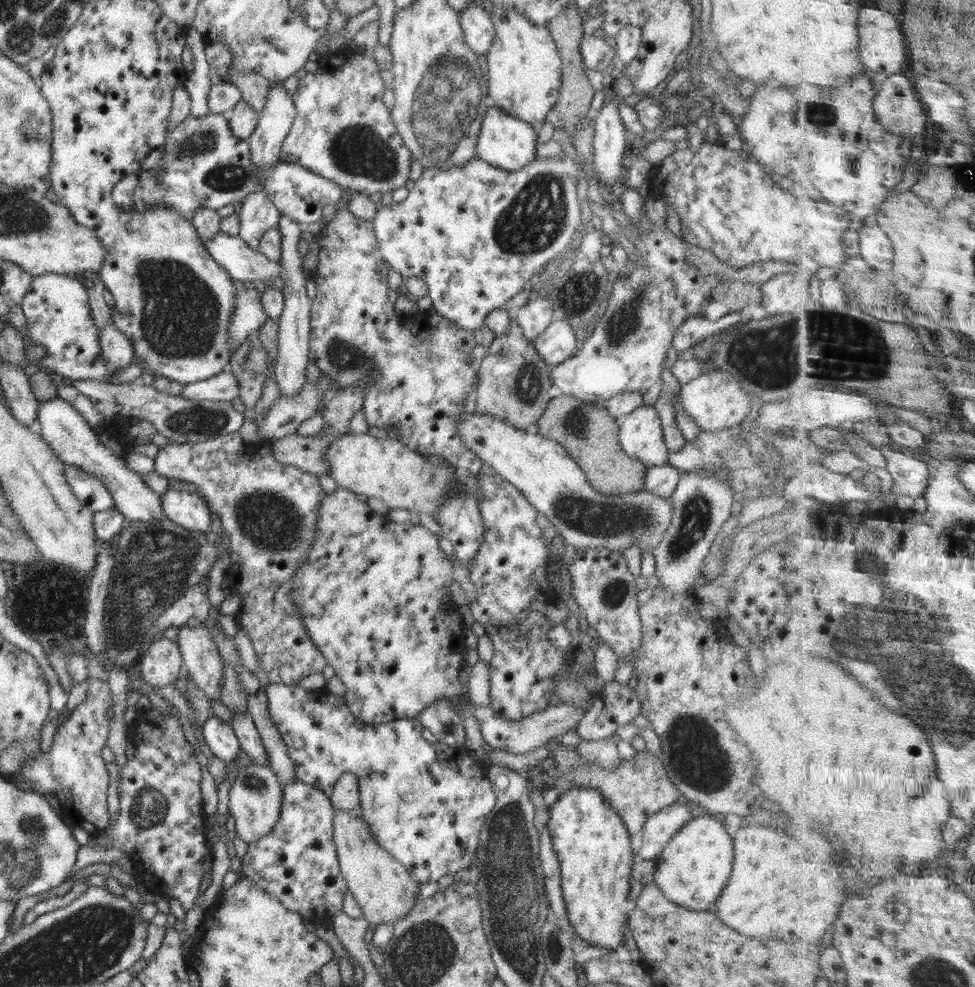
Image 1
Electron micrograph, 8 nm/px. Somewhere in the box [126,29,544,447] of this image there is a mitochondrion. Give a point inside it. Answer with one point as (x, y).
(180, 312)

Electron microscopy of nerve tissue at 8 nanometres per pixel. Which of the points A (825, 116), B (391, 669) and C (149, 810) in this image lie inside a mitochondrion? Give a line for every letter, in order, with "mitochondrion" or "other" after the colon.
A: mitochondrion
B: other
C: mitochondrion

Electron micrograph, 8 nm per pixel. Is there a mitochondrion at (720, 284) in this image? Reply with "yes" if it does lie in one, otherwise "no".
no

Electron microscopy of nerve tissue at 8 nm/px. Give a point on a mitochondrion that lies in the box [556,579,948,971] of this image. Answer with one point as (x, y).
(697, 758)

